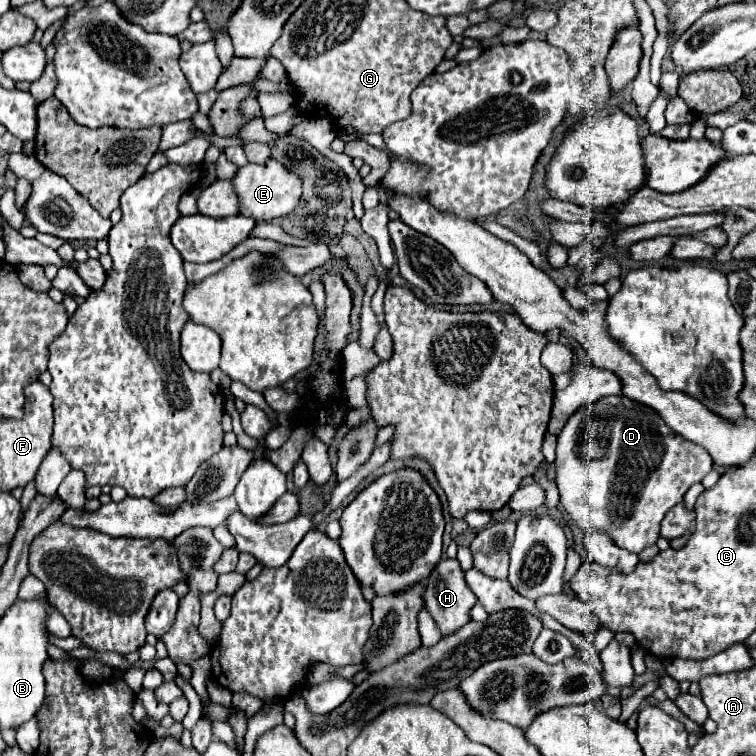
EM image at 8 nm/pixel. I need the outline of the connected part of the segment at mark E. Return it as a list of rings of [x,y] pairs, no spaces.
[[[268,158],[268,162],[264,164],[246,164],[238,168],[232,178],[232,186],[240,198],[240,214],[266,222],[290,214],[298,206],[302,194],[300,178],[294,172],[284,170],[284,166],[274,158]]]

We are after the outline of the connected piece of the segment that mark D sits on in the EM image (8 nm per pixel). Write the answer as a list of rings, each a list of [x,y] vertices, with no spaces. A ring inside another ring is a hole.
[[[624,396],[602,398],[600,404],[592,402],[570,414],[560,428],[556,448],[556,486],[560,502],[566,514],[586,532],[604,532],[618,546],[638,554],[642,548],[654,544],[660,536],[660,520],[664,514],[682,502],[686,490],[700,482],[712,468],[712,456],[694,442],[680,438],[674,430],[668,430],[660,414],[648,406],[630,402]]]

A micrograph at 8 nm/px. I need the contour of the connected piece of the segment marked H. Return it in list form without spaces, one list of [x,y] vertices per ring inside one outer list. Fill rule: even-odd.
[[[446,558],[436,564],[436,570],[432,570],[432,574],[428,576],[424,602],[442,634],[452,634],[470,620],[468,612],[476,604],[476,596],[472,594],[472,590],[468,590],[468,584],[464,582],[464,570],[460,568],[460,562],[456,558]]]

